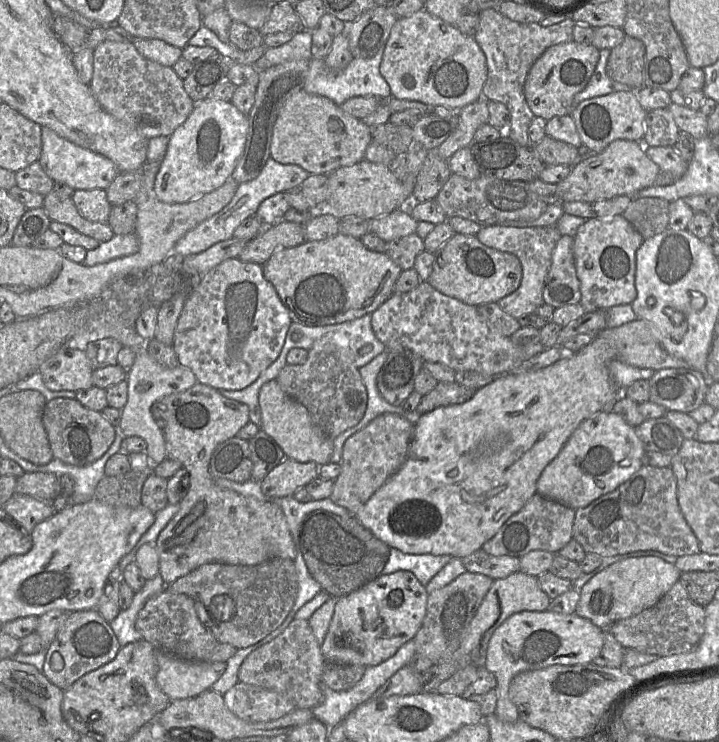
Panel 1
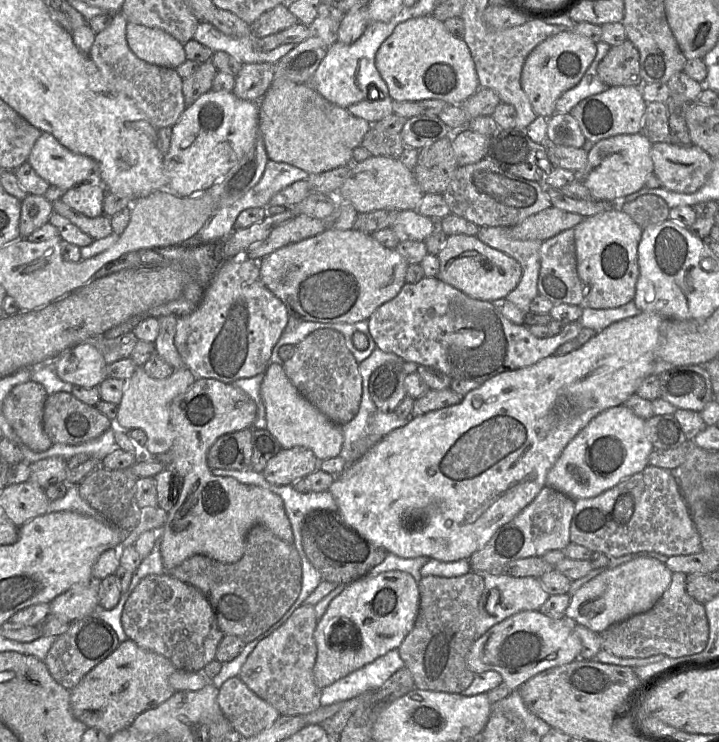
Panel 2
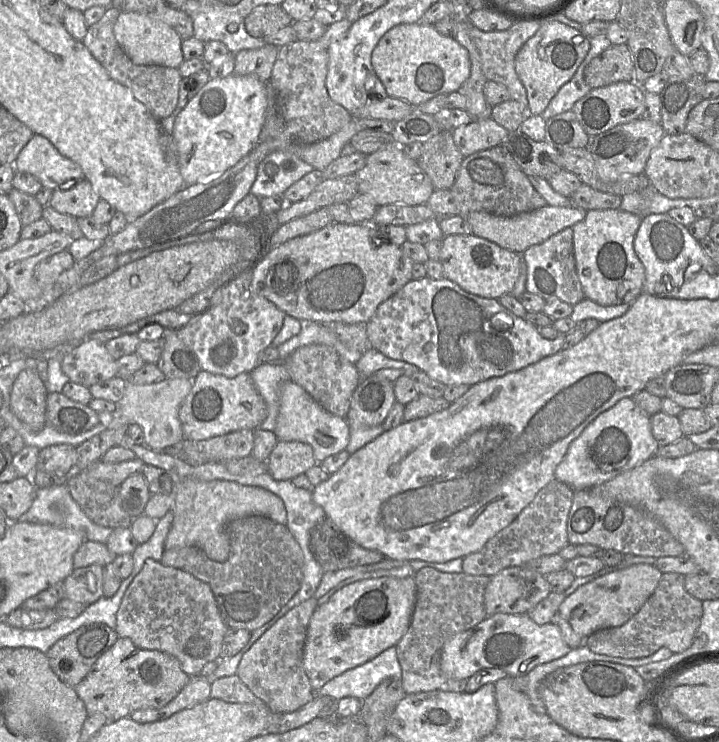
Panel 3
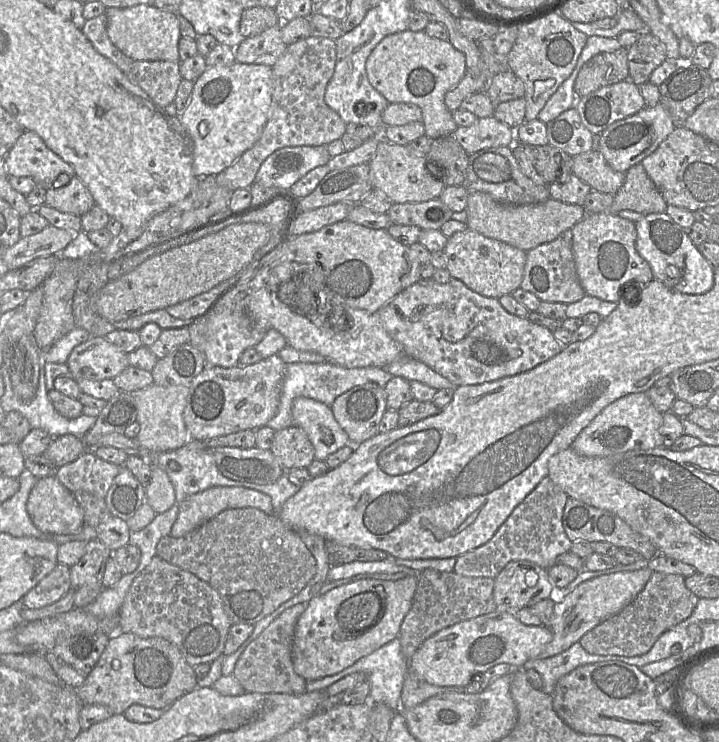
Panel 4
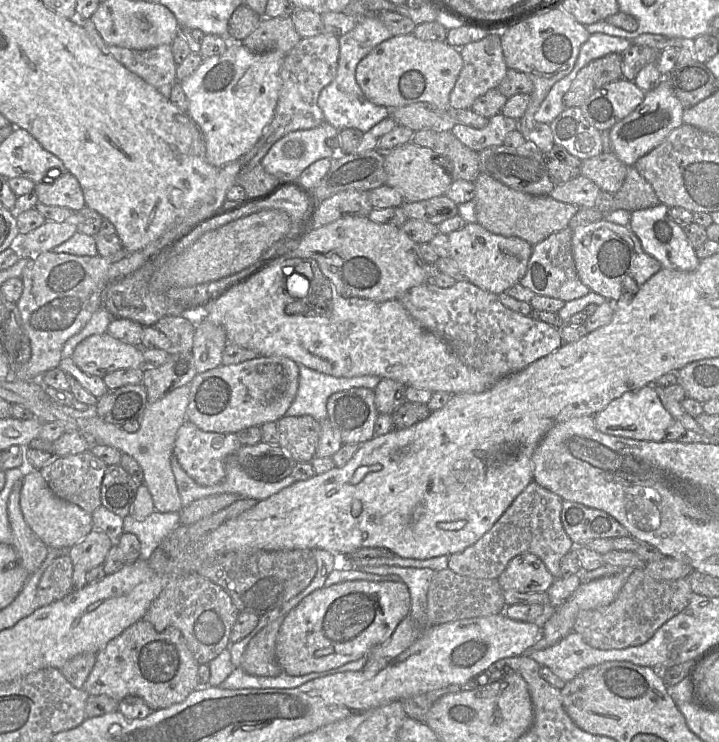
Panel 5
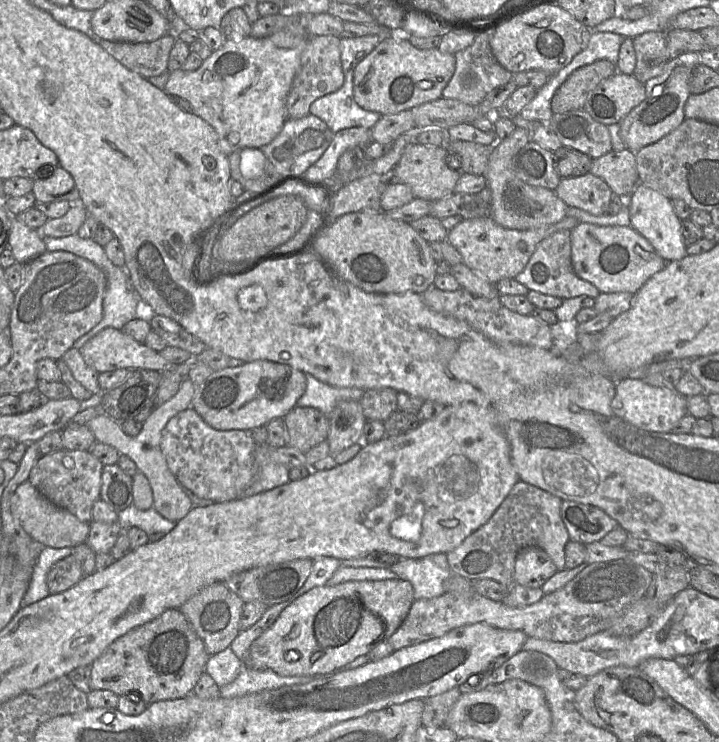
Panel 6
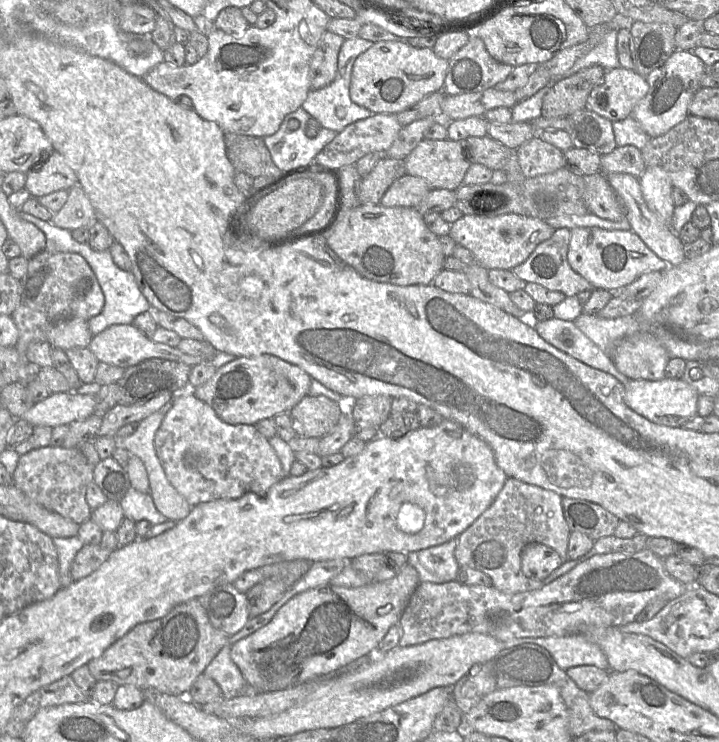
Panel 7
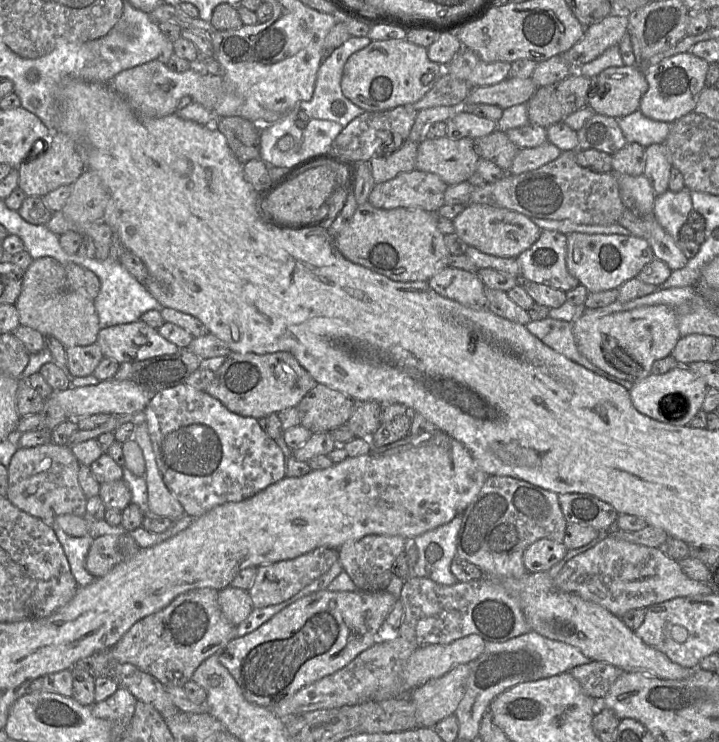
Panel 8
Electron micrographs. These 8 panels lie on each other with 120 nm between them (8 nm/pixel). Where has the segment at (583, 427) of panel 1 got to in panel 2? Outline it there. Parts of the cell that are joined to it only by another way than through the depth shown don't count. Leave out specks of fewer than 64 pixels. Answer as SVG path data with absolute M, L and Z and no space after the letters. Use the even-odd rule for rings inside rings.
M624 404L604 410L595 416L564 448L547 474L546 486L552 487L574 500L590 498L642 471L649 465L649 455L654 450L652 443L646 436L644 421Z

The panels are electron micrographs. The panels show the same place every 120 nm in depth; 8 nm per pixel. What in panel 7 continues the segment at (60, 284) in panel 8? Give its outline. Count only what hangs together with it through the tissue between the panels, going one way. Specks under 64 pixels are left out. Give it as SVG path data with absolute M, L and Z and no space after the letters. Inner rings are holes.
M69 318L56 321L47 335L47 342L64 351L72 348L86 348L93 335L88 321L83 318Z

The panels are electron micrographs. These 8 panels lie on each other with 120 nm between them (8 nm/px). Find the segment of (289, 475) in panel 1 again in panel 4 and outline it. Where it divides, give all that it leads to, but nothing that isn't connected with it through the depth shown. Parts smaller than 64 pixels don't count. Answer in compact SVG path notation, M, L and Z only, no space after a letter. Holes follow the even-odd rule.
M296 425L276 431L270 449L286 470L308 468L315 459L315 448L306 432Z

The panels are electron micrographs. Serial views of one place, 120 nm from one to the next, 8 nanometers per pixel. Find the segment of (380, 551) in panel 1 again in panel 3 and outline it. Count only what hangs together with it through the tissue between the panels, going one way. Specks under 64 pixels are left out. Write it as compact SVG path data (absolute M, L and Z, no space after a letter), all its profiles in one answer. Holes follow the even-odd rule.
M328 517L311 528L309 548L324 572L374 564L386 558L352 541Z

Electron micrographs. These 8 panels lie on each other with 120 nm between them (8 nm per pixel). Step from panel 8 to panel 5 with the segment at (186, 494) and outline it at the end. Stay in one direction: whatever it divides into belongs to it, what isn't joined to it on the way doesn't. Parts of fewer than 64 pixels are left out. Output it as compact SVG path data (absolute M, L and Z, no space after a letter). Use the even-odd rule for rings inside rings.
M186 420L177 431L173 455L197 484L212 486L224 479L225 459L241 446L237 433L205 432Z

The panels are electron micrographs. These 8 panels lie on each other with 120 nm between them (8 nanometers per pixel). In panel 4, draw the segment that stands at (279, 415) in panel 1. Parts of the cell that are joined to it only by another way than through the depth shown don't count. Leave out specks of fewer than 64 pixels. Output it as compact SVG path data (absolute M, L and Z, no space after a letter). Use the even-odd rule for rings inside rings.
M297 397L292 403L294 425L303 429L315 448L315 459L325 461L327 457L345 445L351 445L349 436L334 417L331 406L307 397Z

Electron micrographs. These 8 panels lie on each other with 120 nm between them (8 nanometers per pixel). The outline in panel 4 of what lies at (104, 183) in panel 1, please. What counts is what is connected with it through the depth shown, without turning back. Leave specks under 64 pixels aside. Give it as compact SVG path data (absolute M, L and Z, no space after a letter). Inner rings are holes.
M25 131L9 149L4 159L8 176L32 178L36 187L43 187L46 190L53 188L53 182L60 174L66 174L70 178L76 176L73 167L50 150L41 137L32 131Z

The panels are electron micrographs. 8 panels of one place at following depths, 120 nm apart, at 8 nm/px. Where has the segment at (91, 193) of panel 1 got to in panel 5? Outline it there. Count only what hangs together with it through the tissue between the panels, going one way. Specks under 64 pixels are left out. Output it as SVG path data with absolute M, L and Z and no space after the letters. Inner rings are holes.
M69 172L60 173L51 183L36 183L34 191L38 202L46 206L68 208L74 213L86 206L80 184Z

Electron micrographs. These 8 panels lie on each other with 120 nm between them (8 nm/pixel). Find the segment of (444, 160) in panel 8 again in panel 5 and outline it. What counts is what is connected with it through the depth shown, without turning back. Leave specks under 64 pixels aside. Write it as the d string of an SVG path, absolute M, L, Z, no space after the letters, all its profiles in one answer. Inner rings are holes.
M408 142L384 152L384 155L385 184L400 191L405 202L418 202L443 196L453 182L453 178L445 172L445 168L442 169L439 165L439 160L441 162L442 158L430 148Z

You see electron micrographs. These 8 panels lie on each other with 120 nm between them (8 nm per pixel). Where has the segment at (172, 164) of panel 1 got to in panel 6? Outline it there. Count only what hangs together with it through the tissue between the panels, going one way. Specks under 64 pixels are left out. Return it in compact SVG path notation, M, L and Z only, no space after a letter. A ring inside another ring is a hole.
M278 31L268 37L254 38L247 36L241 40L226 39L225 43L215 51L212 51L211 55L203 60L201 66L194 71L184 71L181 69L170 72L167 83L164 87L164 92L168 96L178 96L186 99L192 106L192 113L202 118L208 124L210 124L218 135L218 143L220 149L229 155L233 151L241 148L260 148L269 144L282 130L284 122L287 119L286 99L291 89L295 74L300 65L300 58L303 50L305 49L310 35L294 35L290 31Z

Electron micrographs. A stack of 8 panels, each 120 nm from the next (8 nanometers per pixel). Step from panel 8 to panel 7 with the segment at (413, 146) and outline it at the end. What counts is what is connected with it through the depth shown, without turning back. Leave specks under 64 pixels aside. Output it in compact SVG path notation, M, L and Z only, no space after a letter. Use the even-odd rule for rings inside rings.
M383 156L371 172L362 177L359 187L359 203L378 204L389 186L405 174L404 160Z

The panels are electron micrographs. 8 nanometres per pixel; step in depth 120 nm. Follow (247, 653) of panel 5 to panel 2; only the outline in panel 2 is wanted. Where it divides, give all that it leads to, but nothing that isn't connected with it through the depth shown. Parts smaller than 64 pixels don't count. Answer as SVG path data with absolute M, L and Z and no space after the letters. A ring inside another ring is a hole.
M302 604L285 623L257 644L241 667L238 677L258 697L272 705L280 715L306 715L321 707L322 689L316 685L313 673L317 657L317 647L314 640L316 625L315 606Z

